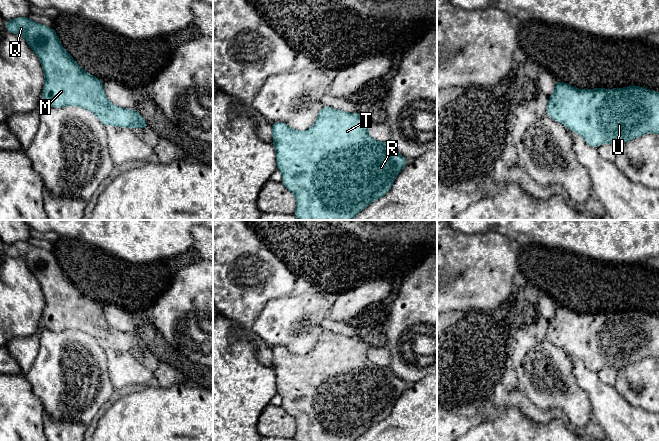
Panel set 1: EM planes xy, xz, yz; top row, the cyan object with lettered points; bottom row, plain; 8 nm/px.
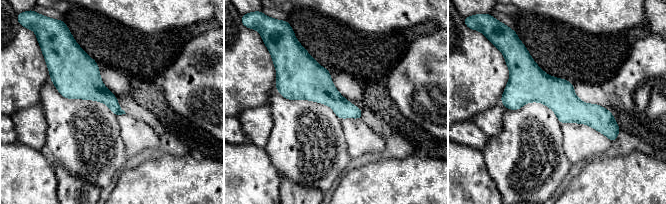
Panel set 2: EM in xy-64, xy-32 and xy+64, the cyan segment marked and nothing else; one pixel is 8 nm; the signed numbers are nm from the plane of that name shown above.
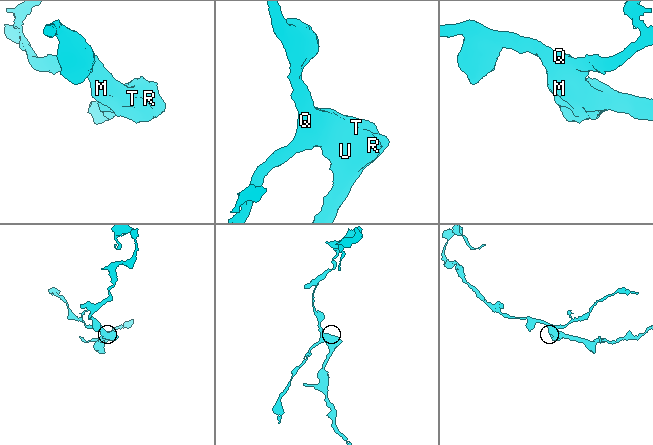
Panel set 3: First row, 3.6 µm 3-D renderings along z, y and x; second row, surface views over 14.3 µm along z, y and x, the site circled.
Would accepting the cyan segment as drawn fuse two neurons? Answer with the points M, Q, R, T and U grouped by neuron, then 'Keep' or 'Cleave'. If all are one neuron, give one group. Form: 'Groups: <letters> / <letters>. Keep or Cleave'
Groups: M Q R T U. Keep

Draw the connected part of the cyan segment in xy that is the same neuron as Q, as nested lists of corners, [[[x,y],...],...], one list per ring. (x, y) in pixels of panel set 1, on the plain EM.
[[[17,241],[6,245],[10,257],[22,259],[38,280],[45,299],[42,325],[60,332],[79,330],[92,335],[105,349],[149,351],[139,336],[119,332],[111,327],[103,313],[102,304],[84,295],[63,272],[54,252]]]

